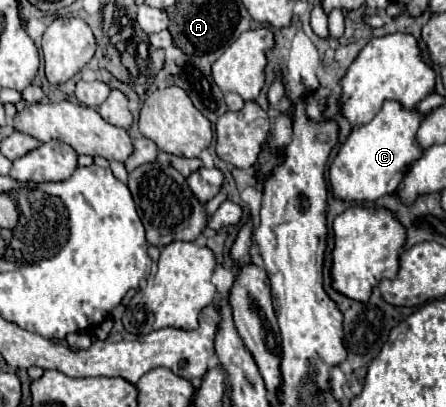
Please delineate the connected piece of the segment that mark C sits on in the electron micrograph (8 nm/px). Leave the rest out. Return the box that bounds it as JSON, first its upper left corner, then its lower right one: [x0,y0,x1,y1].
[329,101,421,203]

